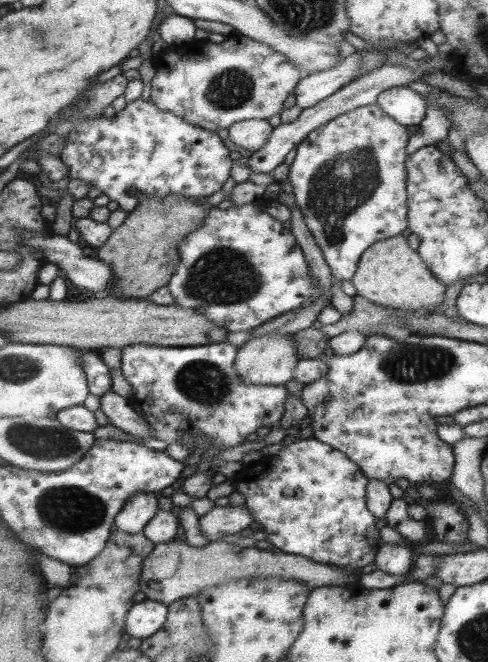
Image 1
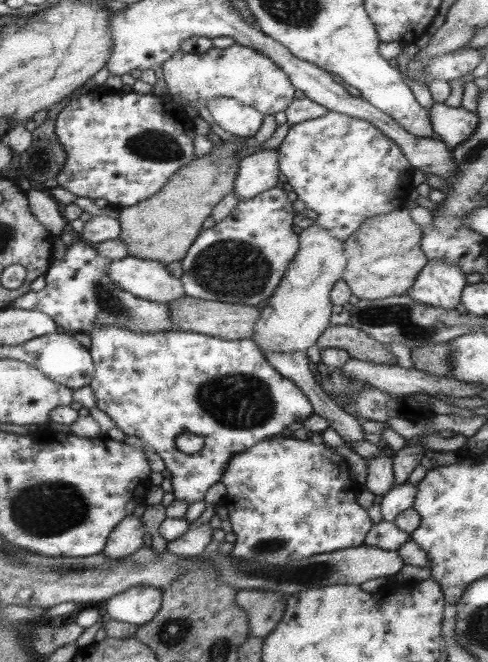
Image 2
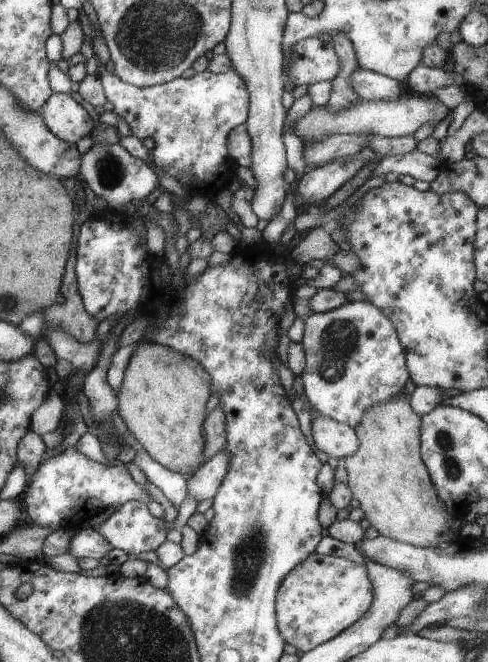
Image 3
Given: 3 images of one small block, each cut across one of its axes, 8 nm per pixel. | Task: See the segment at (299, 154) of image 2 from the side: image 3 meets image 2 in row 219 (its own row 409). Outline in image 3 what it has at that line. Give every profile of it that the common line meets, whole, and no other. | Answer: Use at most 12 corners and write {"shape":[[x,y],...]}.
{"shape":[[351,301],[305,317],[304,396],[355,426],[407,382],[395,326]]}

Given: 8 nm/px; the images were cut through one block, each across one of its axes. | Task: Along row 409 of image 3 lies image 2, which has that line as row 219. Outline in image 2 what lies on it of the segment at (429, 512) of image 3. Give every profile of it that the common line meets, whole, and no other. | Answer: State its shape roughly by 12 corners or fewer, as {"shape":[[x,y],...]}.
{"shape":[[407,208],[343,241],[363,300],[405,295],[428,262]]}

